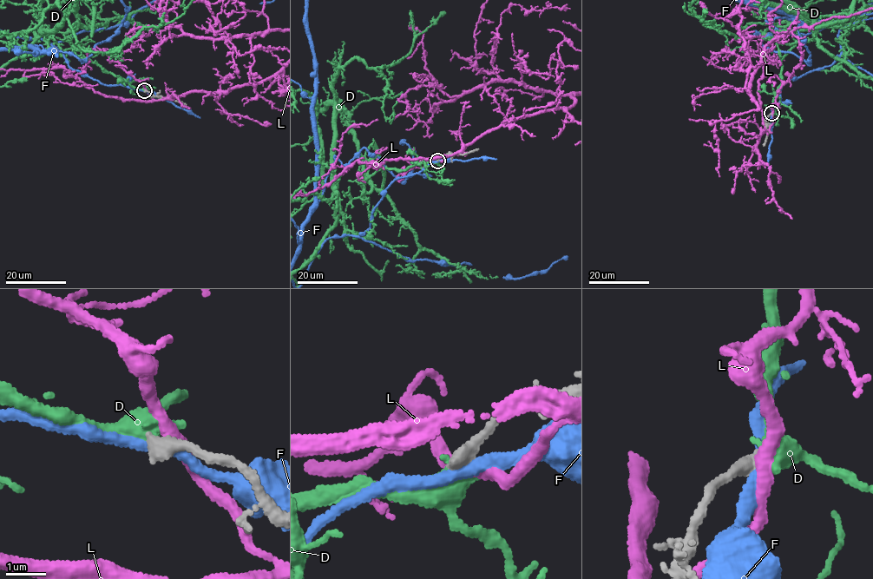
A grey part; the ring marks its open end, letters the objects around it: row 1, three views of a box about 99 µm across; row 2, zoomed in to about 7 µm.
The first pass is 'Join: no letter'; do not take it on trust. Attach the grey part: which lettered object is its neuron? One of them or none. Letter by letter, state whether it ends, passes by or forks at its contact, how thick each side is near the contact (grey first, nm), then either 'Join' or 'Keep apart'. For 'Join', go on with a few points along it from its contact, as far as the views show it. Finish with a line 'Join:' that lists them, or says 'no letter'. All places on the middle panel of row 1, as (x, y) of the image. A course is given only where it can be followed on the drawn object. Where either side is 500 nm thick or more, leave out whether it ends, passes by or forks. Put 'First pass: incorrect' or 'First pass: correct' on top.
First pass: incorrect
D: It passes by. Thickness 400 nm (grey) against 440 nm. Join
F: It passes by. Thickness 420 nm (grey) against 280 nm. Keep apart
L: It passes by. Thickness 420 nm (grey) against 320 nm. Keep apart
Join: D

